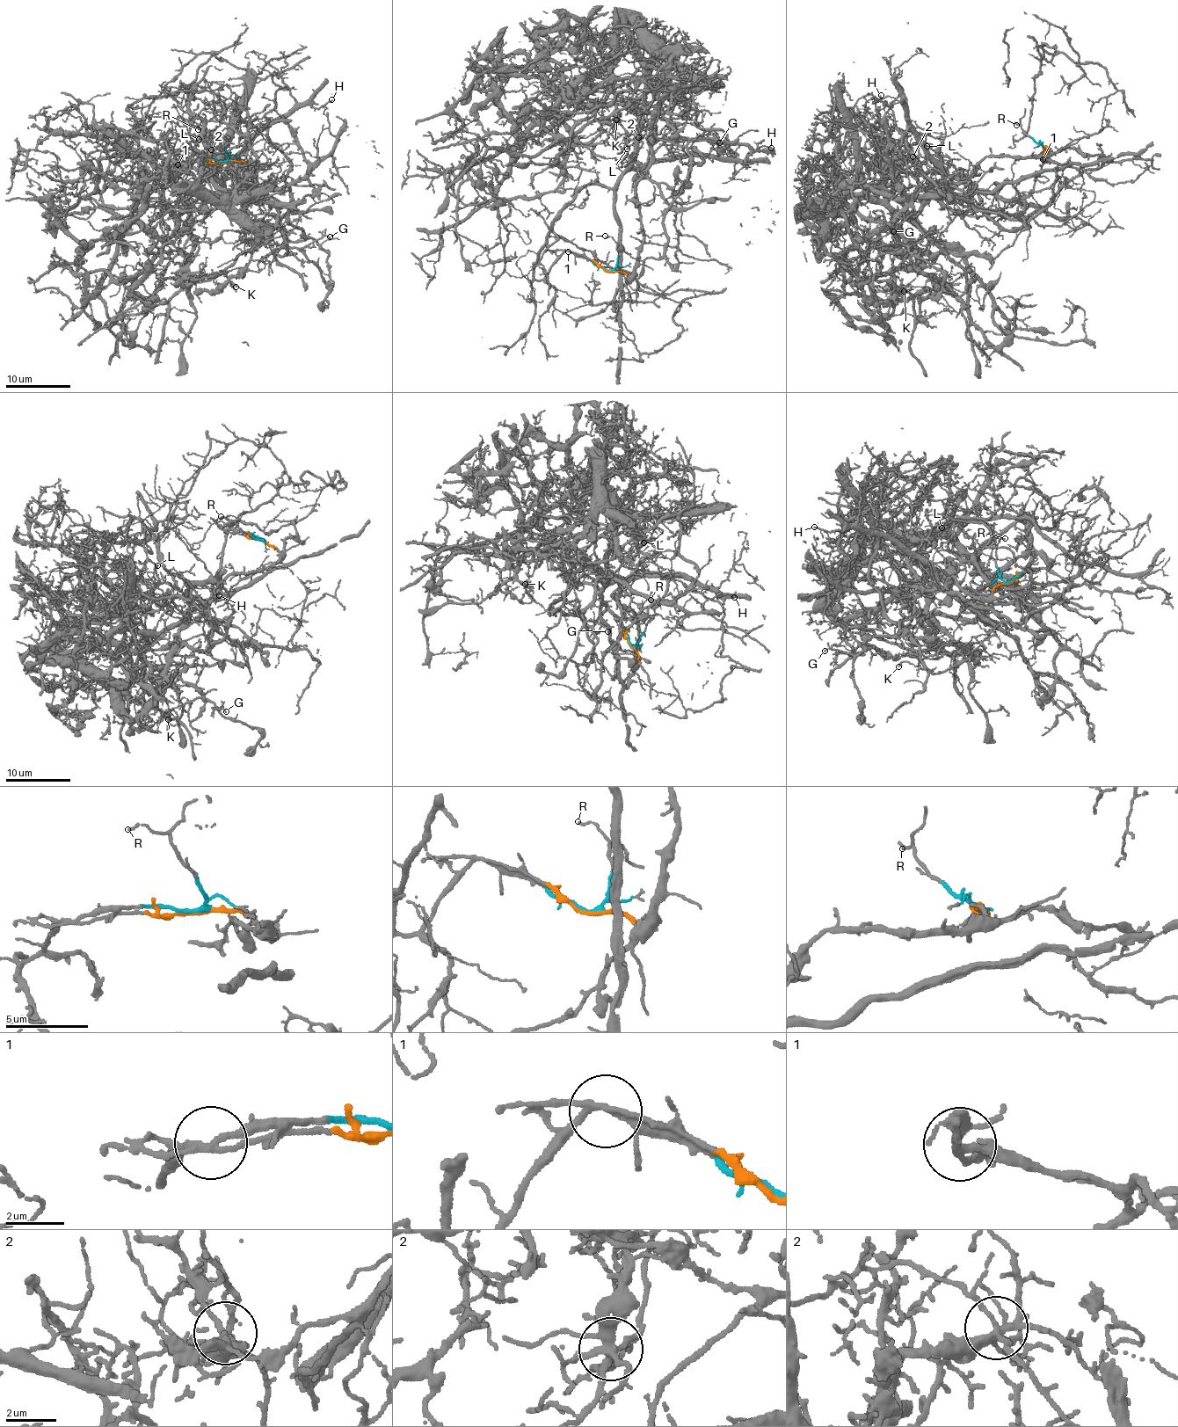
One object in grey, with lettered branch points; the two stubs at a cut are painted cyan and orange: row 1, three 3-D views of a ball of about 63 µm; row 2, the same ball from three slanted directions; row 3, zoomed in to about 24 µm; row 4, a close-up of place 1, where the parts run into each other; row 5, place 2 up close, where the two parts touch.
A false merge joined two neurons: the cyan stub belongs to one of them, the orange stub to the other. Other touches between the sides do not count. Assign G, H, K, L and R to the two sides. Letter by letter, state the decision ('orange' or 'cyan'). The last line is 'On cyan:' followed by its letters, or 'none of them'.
G: orange
H: cyan
K: orange
L: orange
R: cyan
On cyan: H, R

